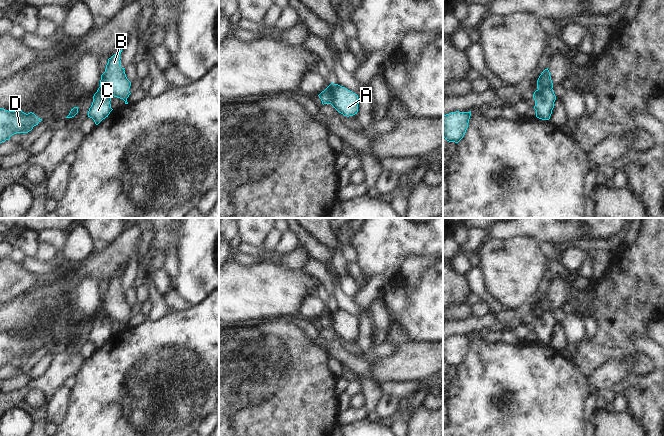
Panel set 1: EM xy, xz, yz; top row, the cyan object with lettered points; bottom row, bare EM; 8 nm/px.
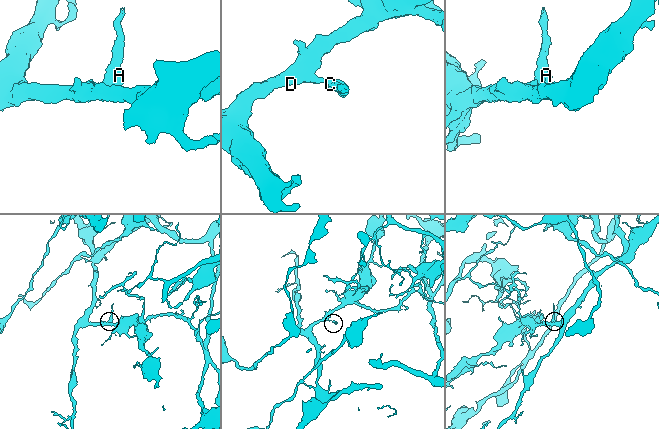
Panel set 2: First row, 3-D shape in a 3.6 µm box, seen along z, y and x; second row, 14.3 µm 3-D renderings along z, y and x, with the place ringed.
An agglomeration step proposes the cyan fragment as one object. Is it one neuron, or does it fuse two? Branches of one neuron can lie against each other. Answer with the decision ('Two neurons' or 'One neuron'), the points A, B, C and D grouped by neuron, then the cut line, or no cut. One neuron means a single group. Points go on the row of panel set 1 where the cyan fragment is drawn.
Two neurons. Groups: A B / C D. Split along xz (331, 84), (330, 103).

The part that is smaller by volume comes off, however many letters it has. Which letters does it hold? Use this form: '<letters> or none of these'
A, B

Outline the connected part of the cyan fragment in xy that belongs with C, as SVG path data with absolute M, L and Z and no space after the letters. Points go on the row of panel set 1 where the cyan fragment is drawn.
M101 87L93 96L93 102L88 111L88 117L92 118L96 125L98 125L103 119L108 117L111 108L111 95Z

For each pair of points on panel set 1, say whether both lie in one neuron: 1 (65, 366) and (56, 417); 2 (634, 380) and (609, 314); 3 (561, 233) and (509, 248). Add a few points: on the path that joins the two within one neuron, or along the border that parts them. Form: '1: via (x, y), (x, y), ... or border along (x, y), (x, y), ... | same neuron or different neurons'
1: border along (62, 385), (46, 402) | different neurons
2: border along (630, 371), (641, 373), (644, 376) | different neurons
3: border along (513, 237), (532, 237), (538, 242) | different neurons

